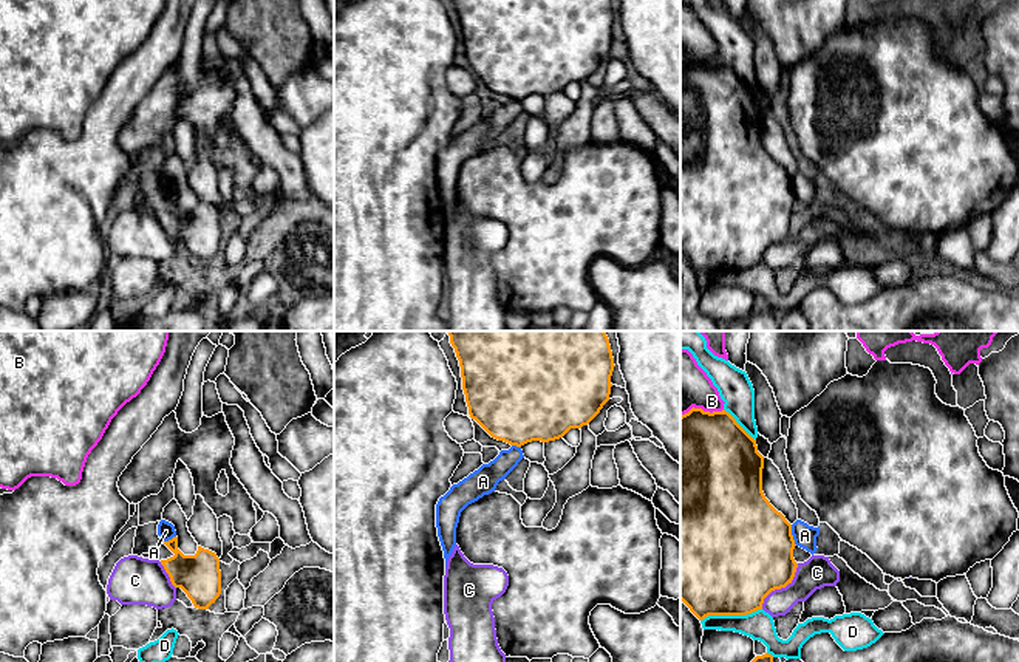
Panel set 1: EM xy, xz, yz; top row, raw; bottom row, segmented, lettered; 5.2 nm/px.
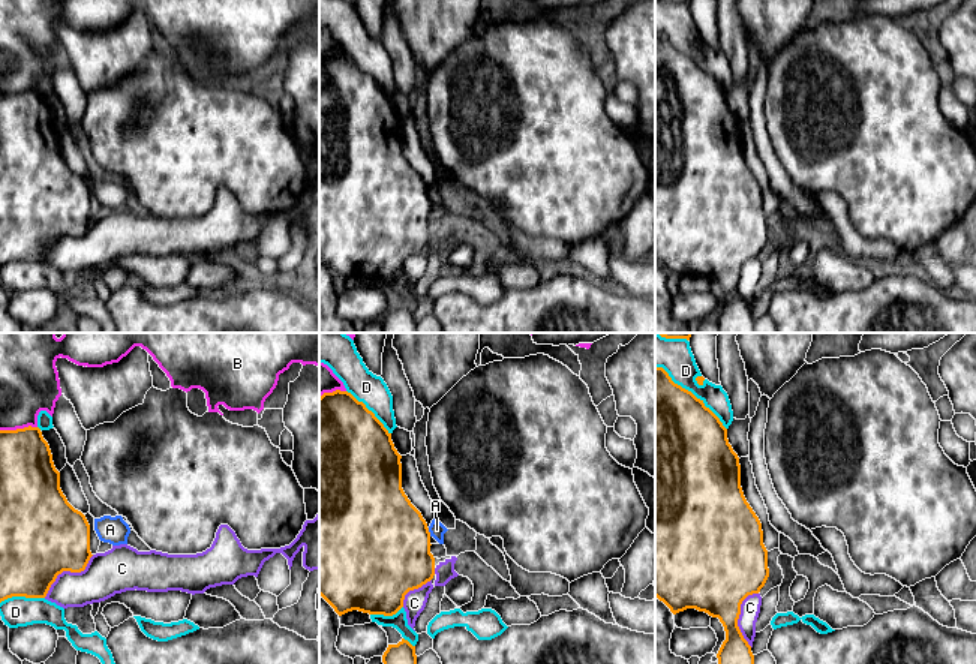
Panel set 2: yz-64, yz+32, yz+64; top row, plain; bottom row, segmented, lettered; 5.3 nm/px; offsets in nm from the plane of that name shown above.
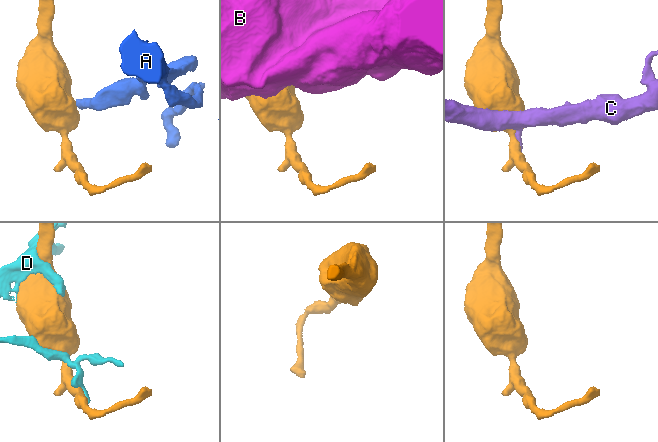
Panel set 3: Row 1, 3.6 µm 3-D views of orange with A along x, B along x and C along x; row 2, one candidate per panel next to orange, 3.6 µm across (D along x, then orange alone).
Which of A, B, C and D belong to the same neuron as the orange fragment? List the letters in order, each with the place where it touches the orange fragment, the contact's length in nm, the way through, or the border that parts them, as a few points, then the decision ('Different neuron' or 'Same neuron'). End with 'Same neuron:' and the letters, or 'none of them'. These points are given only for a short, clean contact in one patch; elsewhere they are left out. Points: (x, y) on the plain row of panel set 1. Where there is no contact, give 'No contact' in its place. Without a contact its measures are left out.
A: Touches orange at yz (792, 189). Shared border 120 nm. Different neuron
B: Touches orange at yz (701, 62). Shared border 220 nm. Different neuron
C: Touches orange at yz (781, 240). Shared border 300 nm. Different neuron
D: Touches orange at yz (730, 268). Shared border 320 nm. Different neuron
Same neuron: none of them

